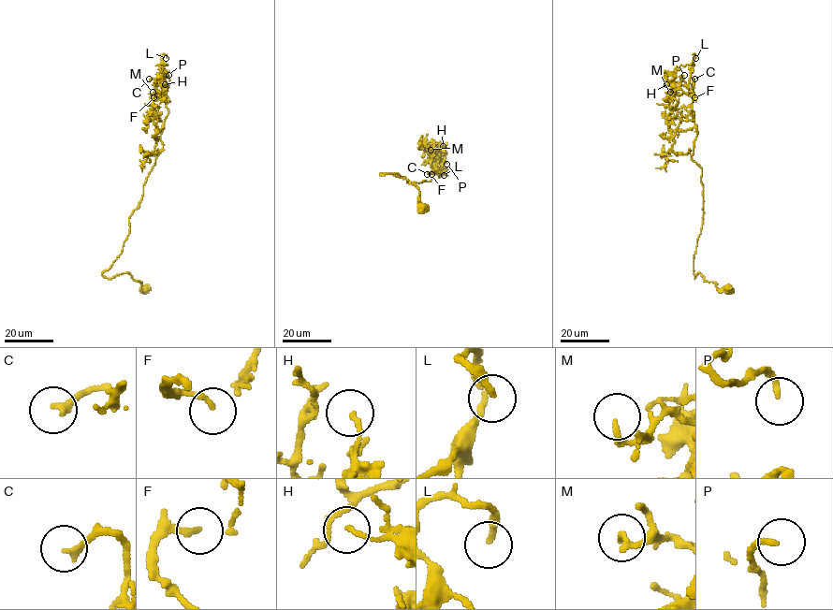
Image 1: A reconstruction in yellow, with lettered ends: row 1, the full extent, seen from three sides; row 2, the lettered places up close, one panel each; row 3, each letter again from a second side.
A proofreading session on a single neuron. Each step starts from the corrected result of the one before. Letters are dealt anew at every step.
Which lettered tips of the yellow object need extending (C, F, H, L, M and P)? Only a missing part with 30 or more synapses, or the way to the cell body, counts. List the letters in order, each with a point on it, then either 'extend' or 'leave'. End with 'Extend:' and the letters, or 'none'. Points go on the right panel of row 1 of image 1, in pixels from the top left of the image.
C: place (694, 79); leave
F: place (694, 97); leave
H: place (666, 84); leave
L: place (695, 58); extend
M: place (670, 92); leave
P: place (684, 75); leave
Extend: L

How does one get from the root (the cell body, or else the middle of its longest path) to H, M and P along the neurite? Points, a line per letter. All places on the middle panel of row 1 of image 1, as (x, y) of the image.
H: (423, 208), (414, 184), (380, 173), (429, 181), (434, 170), (440, 177), (446, 170), (441, 171), (443, 146)
M: (423, 208), (414, 184), (380, 173), (409, 182), (429, 181), (434, 170), (440, 177), (446, 170), (431, 150)
P: (423, 208), (414, 184), (380, 173), (421, 182), (446, 170), (441, 171), (441, 154), (446, 164)

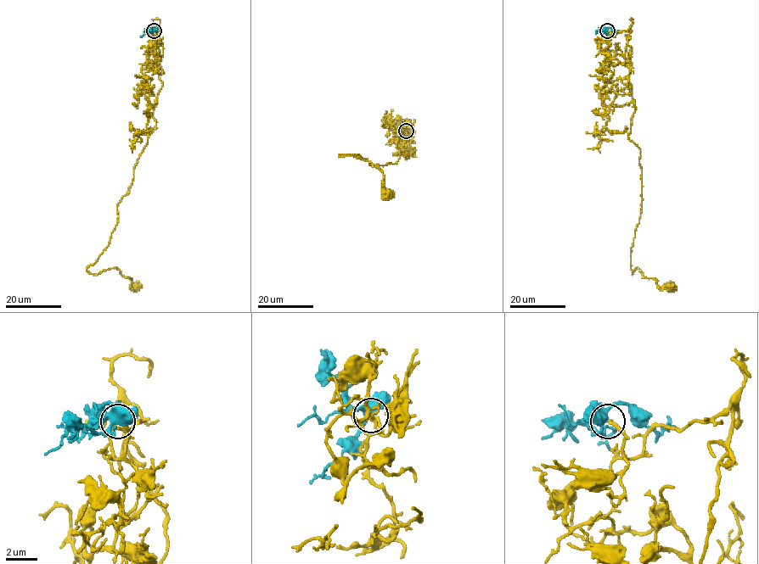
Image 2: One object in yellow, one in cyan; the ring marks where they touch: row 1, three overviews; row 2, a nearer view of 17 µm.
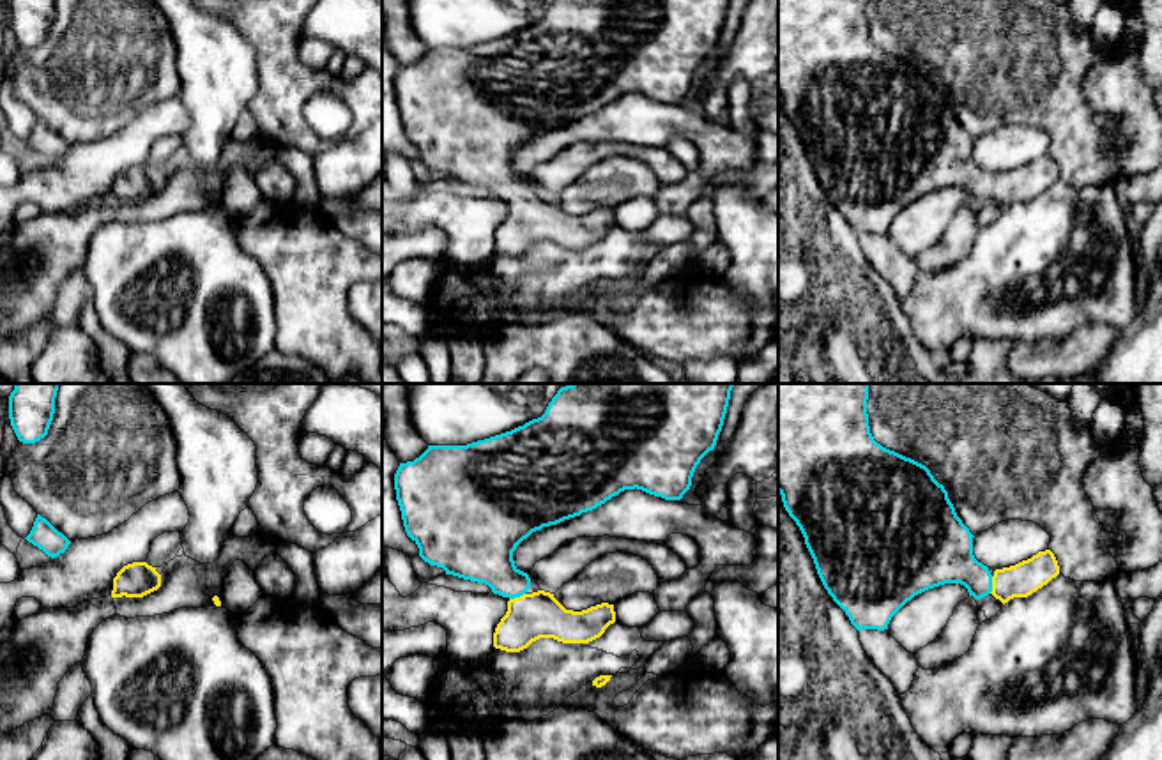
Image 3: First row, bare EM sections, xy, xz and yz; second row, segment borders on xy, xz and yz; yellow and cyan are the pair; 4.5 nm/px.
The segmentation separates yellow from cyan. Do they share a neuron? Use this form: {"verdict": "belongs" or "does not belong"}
{"verdict": "belongs"}

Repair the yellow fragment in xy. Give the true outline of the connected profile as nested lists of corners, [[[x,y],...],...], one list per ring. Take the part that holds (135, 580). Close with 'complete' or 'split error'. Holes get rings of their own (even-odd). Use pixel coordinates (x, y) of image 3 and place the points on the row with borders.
[[[147,562],[124,566],[113,578],[111,597],[143,597],[161,587],[161,574]]] | complete

